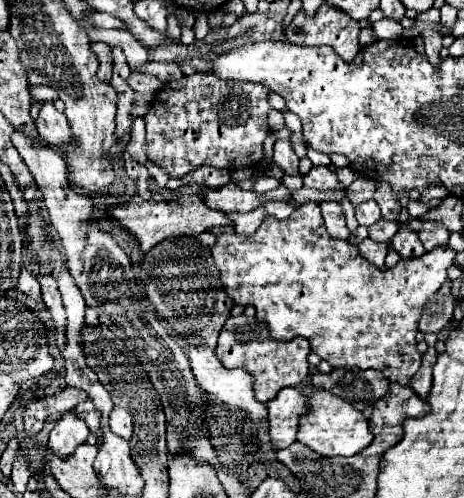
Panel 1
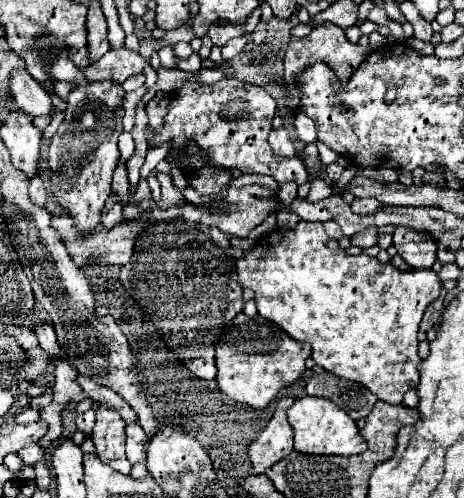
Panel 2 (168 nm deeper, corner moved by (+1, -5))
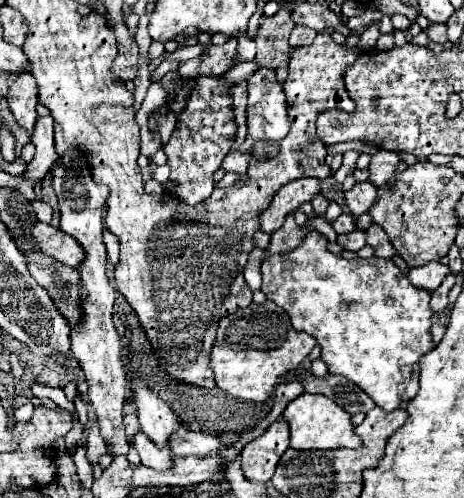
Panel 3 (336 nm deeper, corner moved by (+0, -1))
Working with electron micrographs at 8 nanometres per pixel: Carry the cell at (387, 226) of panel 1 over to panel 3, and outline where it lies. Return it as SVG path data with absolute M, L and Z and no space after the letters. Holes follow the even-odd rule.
M353 230L349 234L341 234L337 238L337 244L341 244L345 250L361 250L367 244L367 232L365 230Z

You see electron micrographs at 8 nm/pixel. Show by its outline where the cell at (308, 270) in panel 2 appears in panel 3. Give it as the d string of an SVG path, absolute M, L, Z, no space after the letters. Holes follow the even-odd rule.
M307 232L303 242L285 254L275 254L261 264L263 286L261 292L267 300L281 306L291 318L297 332L311 334L321 346L321 360L331 374L341 374L365 390L379 408L391 412L399 408L401 400L411 400L417 394L419 358L435 344L431 340L431 292L413 286L405 272L385 258L355 258L345 260L329 252L329 240L319 232Z

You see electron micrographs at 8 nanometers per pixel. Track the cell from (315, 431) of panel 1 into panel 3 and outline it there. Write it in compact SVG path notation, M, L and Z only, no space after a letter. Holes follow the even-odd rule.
M303 392L287 404L283 418L289 422L291 448L295 450L335 450L335 448L361 448L363 440L355 434L351 414L339 408L333 400L319 394Z

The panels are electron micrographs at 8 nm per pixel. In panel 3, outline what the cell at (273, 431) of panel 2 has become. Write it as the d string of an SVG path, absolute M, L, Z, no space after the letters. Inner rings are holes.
M279 416L261 436L251 440L241 452L243 474L253 482L269 482L279 458L289 448L289 424Z

